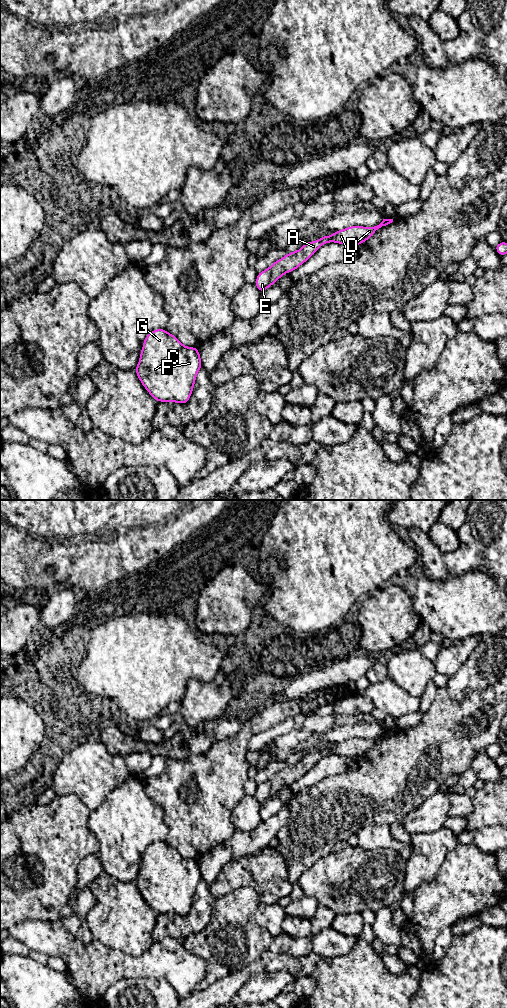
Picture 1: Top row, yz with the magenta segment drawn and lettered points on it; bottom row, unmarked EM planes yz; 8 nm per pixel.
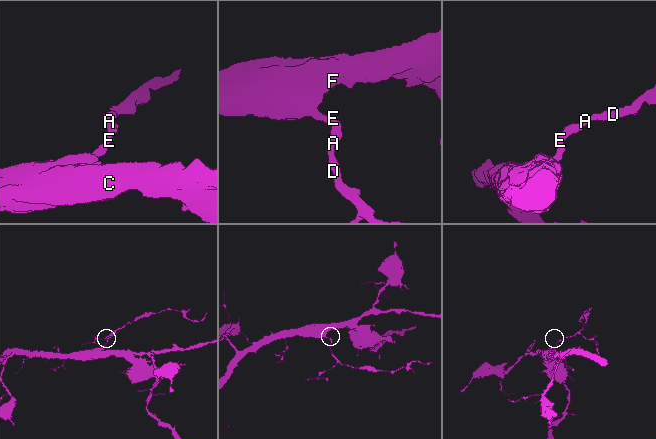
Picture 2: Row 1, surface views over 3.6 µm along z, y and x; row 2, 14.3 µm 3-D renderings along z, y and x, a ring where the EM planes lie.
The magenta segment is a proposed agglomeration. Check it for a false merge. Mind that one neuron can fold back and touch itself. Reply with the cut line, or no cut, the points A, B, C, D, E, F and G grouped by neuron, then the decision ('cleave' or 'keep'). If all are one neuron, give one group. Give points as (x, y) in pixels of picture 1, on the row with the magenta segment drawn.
cut none; groups A B C D E F G; keep

